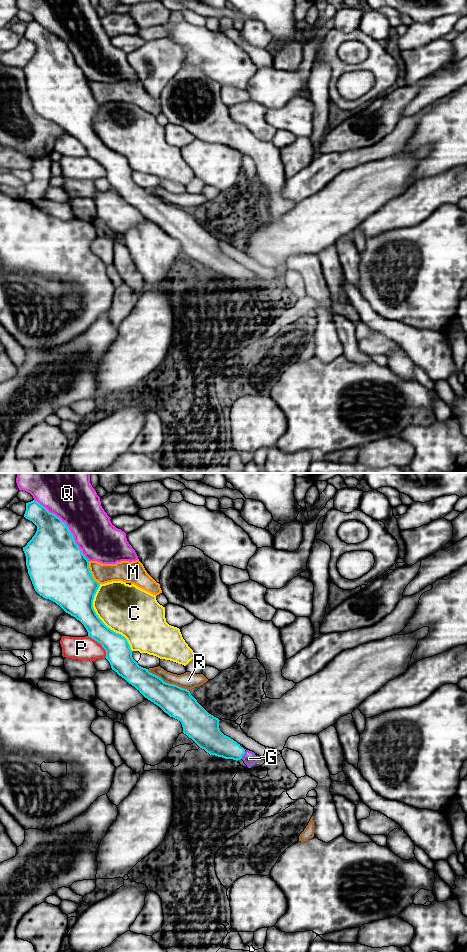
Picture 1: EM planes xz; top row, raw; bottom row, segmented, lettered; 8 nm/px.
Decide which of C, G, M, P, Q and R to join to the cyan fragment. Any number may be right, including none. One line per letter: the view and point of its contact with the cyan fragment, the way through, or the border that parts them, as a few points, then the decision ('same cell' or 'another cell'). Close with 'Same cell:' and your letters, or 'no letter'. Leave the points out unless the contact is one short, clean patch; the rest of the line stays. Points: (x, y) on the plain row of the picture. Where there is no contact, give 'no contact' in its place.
C: xz (101, 141) | another cell
G: xz (243, 274) | across xz (215, 262), (243, 274), (249, 278) | same cell
M: xz (91, 93) | another cell
P: xz (101, 164) | another cell
Q: xz (67, 47) | another cell
R: xz (168, 203) | another cell
Same cell: G

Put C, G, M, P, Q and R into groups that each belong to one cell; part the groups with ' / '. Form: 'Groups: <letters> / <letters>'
Groups: C / G / M / P / Q / R

